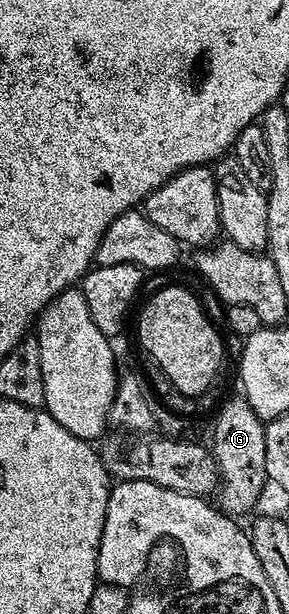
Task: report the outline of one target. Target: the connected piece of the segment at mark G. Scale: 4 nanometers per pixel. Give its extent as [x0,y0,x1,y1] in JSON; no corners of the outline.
[211,396,268,517]

